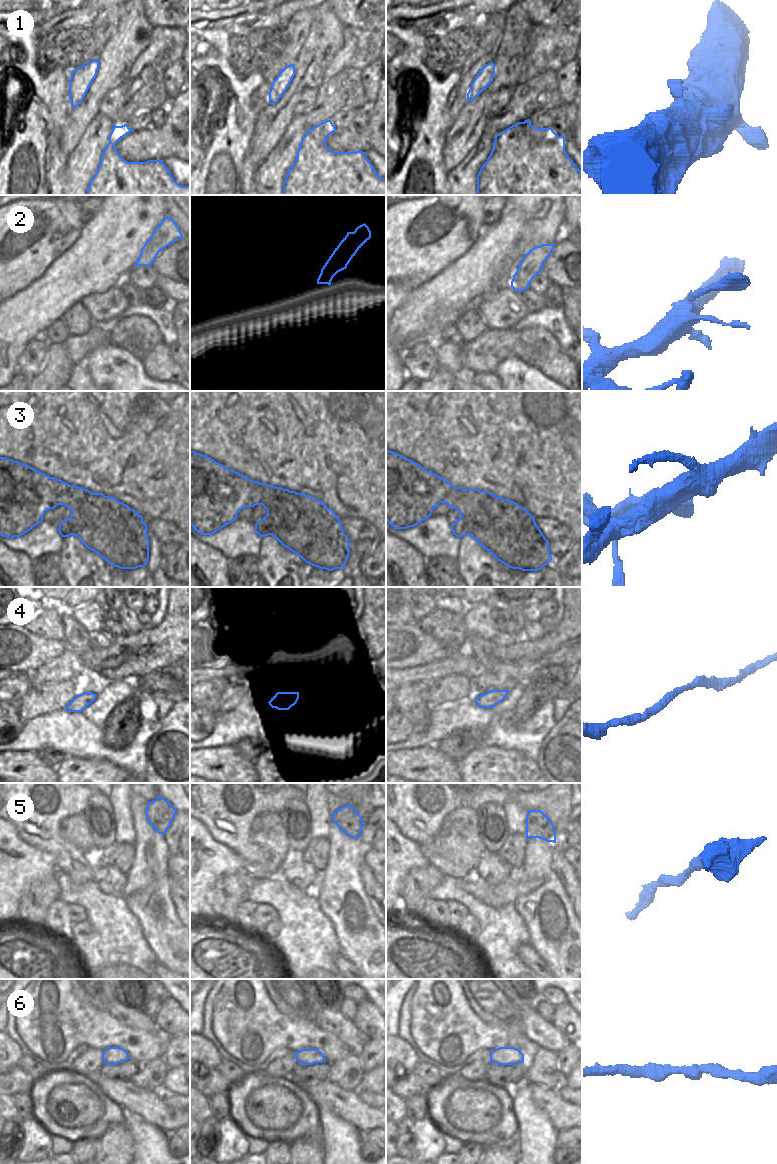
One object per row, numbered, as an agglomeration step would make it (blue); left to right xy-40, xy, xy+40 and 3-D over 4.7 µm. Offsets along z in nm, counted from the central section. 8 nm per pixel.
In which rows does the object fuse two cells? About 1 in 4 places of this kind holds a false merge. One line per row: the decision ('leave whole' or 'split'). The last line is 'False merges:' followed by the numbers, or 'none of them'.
1: leave whole
2: leave whole
3: split
4: leave whole
5: leave whole
6: leave whole
False merges: 3

